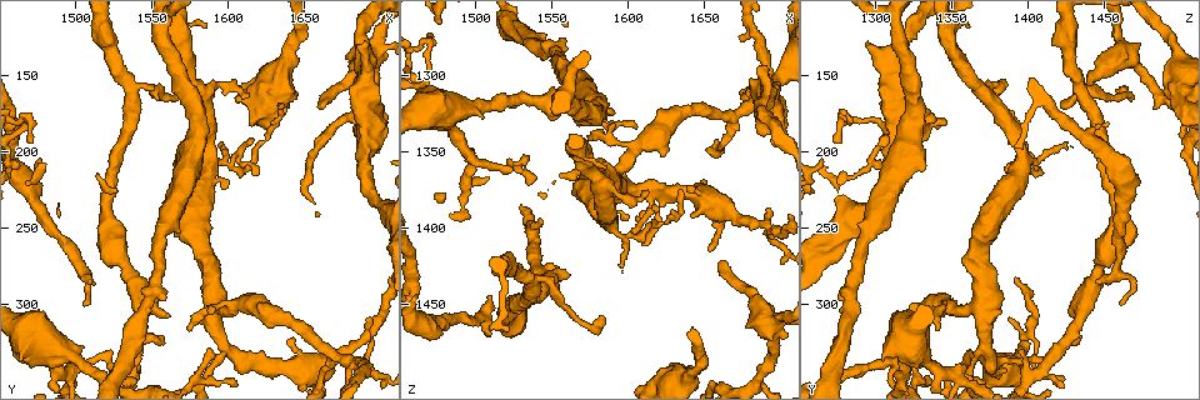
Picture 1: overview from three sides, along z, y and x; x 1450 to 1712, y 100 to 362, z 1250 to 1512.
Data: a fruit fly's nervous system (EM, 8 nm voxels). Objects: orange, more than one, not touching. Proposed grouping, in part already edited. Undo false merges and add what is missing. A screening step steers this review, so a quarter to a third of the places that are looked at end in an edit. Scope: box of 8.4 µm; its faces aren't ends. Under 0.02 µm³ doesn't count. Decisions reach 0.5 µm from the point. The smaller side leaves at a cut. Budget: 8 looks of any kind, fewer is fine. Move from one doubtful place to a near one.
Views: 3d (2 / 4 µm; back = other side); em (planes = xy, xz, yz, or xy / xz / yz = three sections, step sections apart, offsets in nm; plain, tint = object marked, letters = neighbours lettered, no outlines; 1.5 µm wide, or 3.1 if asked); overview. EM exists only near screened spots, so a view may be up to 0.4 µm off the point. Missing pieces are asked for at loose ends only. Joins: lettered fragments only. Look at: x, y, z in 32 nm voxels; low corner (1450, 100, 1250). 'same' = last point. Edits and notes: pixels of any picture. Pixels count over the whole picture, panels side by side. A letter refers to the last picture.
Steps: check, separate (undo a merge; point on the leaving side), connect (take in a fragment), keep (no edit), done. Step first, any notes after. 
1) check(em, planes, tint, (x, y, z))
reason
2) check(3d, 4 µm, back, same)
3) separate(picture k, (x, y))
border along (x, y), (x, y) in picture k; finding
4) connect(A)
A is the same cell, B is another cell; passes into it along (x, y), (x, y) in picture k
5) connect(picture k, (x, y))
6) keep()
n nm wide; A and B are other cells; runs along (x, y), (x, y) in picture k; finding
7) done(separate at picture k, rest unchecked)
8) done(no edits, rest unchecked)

check(em, planes, letters, (1510, 286, 1444))
free end

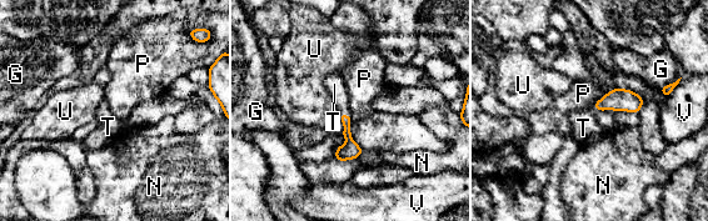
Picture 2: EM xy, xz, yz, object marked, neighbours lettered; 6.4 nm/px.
connect(T)
T is the same cell, G, N, P, U and V are other cells; passes into it along (350, 150), (344, 114), (334, 84) in picture 2; it goes on there

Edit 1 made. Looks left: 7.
check(overview)

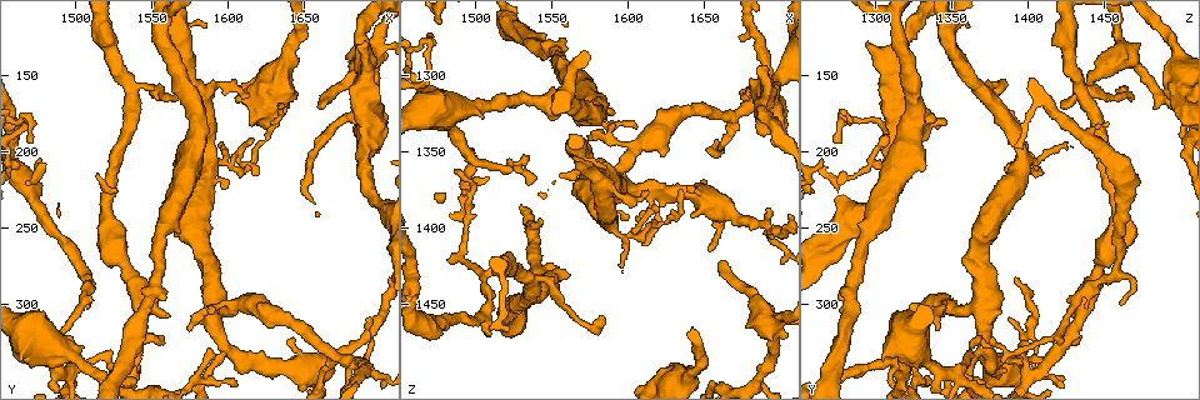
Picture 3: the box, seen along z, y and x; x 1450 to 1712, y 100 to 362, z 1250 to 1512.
check(em, planes, letters, (1690, 126, 1294))

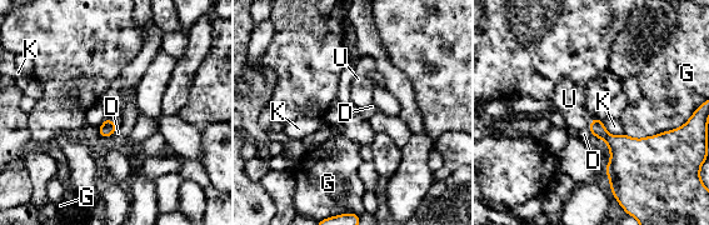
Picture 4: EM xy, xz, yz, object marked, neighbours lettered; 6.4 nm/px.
connect(U)
U is the same cell, D, G and K are other cells; passes into it along (108, 128), (111, 121), (116, 119) in picture 4; the neuron continues

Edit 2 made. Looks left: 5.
check(overview)
see it whole again

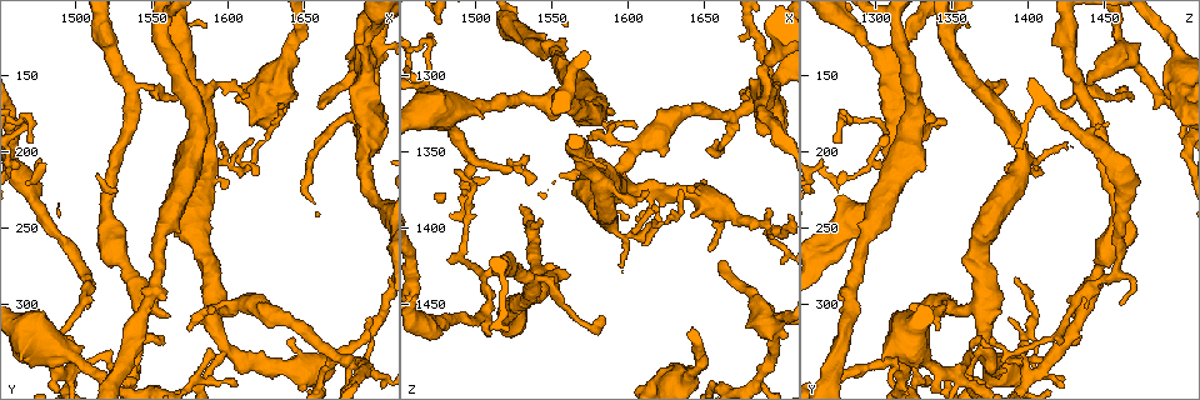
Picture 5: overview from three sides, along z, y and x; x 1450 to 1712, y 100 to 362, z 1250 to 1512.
check(em, planes, tint, (1666, 170, 1422))
an open end

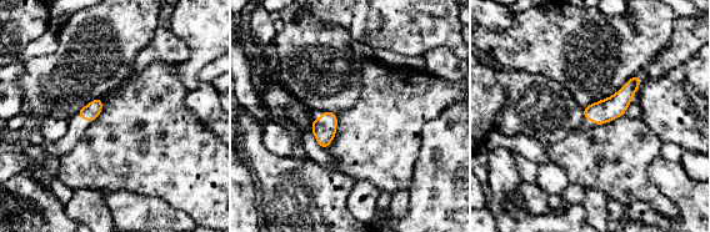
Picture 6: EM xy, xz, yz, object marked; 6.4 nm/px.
check(em, planes, letters, same)

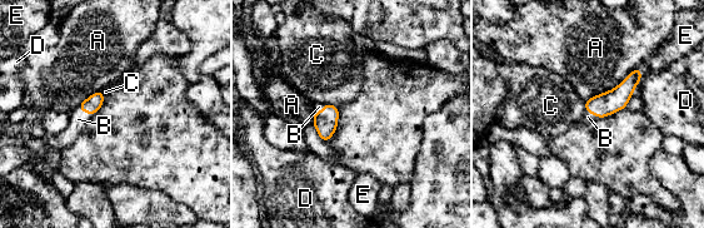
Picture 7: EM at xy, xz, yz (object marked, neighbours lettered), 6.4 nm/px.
connect(B)
100 nm wide; B is the same cell, A, C, D and E are other cells; passes into it along (93, 103), (84, 110), (78, 119) in picture 7; the neuron continues

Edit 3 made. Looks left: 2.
done(connect at picture 2, connect at picture 4, connect at picture 7, rest unchecked)

